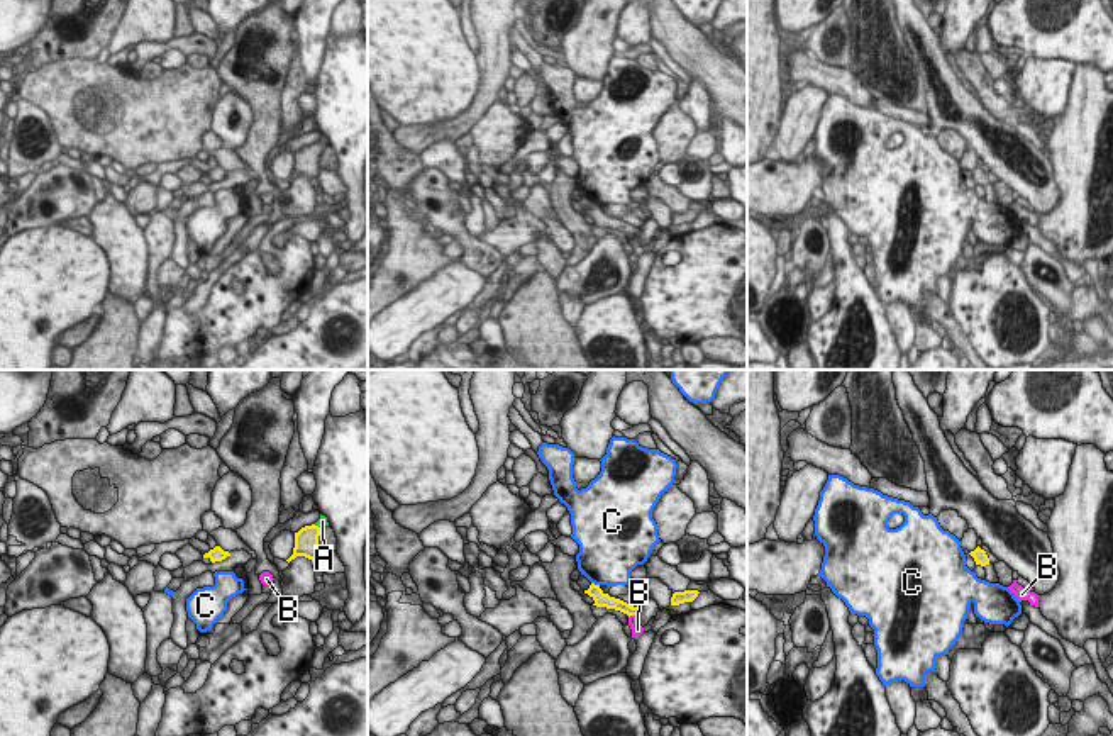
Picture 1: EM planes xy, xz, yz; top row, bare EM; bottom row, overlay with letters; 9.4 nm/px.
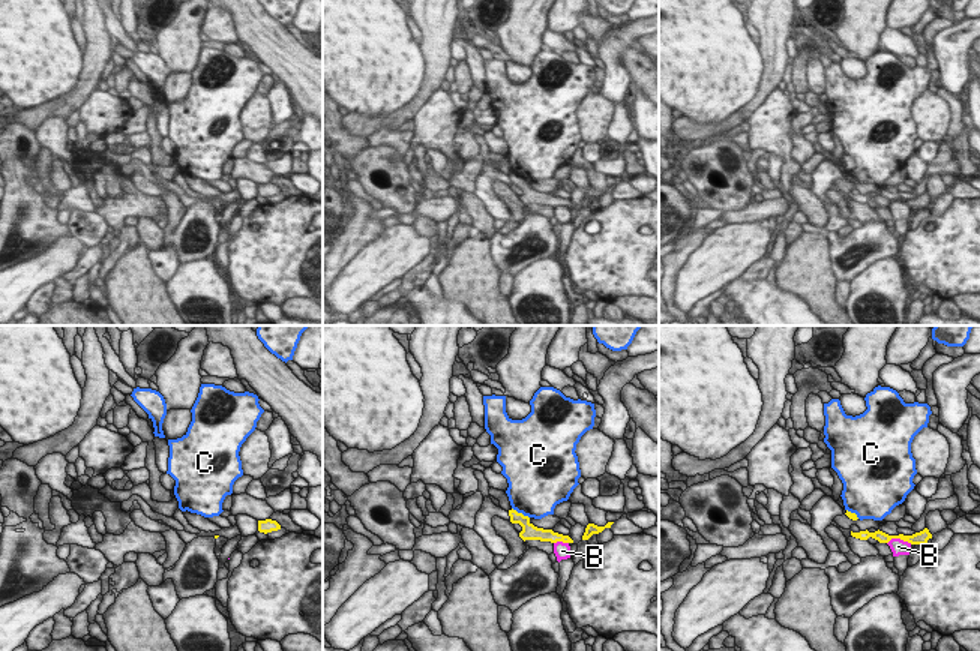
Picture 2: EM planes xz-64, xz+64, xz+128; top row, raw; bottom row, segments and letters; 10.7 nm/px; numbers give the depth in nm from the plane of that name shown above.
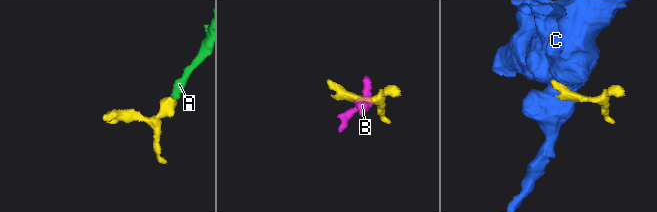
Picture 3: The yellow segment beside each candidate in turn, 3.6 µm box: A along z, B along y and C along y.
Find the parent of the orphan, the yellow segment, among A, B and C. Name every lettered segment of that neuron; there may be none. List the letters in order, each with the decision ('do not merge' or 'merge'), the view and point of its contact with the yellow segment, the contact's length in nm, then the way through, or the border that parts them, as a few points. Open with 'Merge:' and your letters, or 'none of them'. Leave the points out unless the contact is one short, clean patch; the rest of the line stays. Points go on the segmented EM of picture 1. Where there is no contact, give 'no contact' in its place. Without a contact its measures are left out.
Merge: A
A: merge; contact xy (317, 526); length 100 nm; way xy (307, 538), (317, 526), (322, 521)
B: do not merge; contact xz (632, 614); length 90 nm; border xz (636, 614), (629, 618)
C: do not merge; contact xz (593, 584); length 90 nm; border xz (592, 582), (598, 585)

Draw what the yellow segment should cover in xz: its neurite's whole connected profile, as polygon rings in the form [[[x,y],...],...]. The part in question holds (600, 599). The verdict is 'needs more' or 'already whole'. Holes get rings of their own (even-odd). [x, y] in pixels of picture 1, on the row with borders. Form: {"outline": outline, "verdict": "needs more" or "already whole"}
{"outline": [[[591,583],[590,588],[584,590],[584,594],[588,594],[595,600],[593,605],[596,607],[615,609],[627,614],[628,617],[640,614],[640,607],[634,607],[620,599],[610,597],[600,588],[600,585]]], "verdict": "already whole"}

